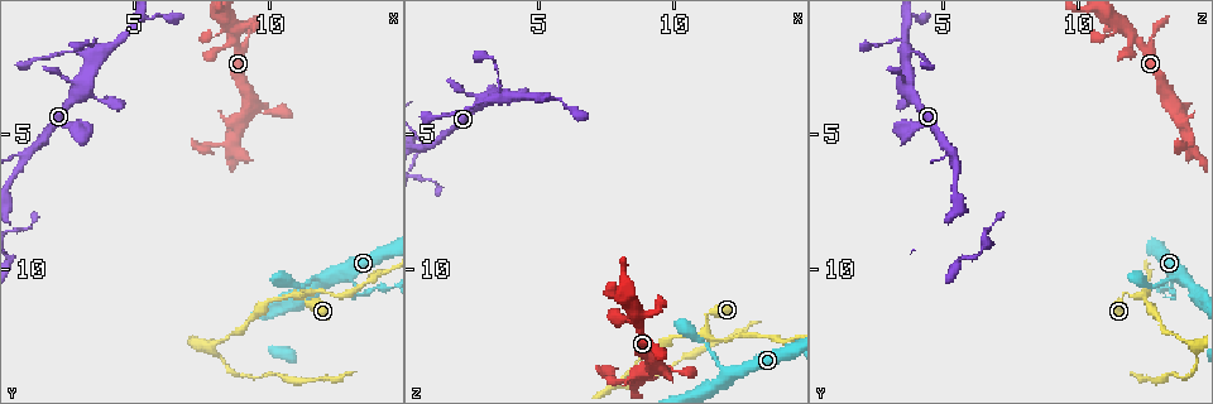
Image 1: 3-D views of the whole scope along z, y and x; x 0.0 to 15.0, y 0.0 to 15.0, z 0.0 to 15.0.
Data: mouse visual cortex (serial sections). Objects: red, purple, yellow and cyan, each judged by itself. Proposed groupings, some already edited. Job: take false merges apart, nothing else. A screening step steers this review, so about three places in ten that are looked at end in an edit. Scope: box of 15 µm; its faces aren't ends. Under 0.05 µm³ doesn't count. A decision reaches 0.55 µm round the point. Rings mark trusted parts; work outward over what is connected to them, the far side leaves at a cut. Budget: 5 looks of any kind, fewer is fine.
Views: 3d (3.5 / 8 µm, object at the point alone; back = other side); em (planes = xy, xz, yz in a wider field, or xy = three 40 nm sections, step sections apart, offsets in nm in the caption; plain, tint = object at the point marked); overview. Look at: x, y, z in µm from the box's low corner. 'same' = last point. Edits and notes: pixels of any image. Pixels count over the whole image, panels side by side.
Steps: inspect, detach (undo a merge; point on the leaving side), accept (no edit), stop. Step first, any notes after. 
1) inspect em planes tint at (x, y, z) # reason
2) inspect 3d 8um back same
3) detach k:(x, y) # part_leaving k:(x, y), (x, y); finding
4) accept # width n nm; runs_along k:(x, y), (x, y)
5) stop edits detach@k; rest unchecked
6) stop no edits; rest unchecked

inspect 3d 3.5um at (11.1, 11.0, 12.4) # sudden change in width

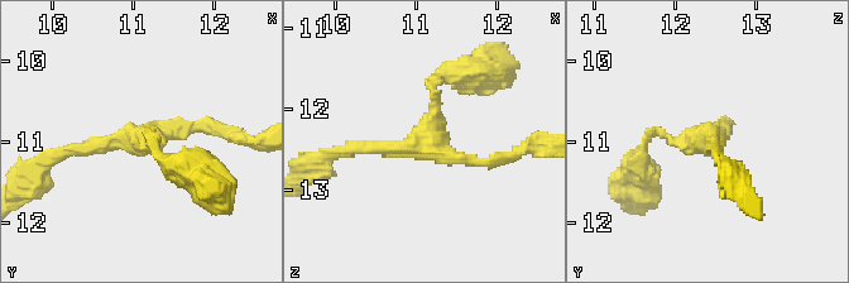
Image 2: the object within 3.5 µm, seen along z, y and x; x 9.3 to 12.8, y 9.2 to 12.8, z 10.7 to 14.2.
inspect em xy step 5 tint at (11.15, 11.00, 12.35) # need the tissue

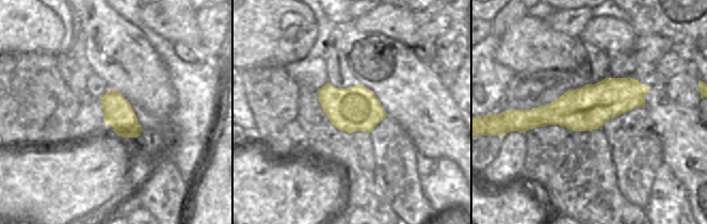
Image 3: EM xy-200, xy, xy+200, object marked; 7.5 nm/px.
accept # arm_widths 100, 150, 150 nm; runs_along 3:(646, 89), (581, 110), (525, 113); one cell here

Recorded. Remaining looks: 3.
inspect 3d 8um at (13.4, 10.9, 13.5) # abrupt turn

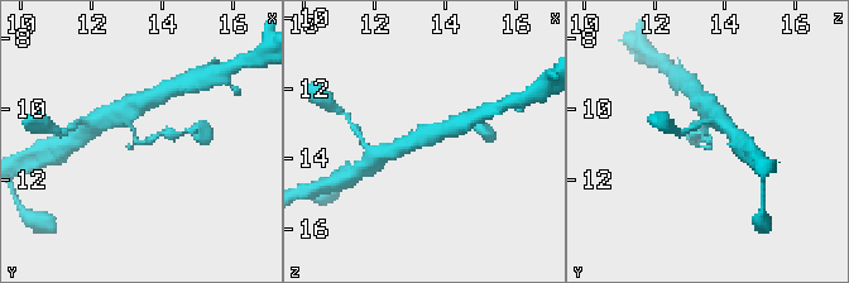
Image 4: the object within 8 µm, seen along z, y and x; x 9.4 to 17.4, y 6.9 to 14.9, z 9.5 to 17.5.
inspect em xy step 2 tint at (13.3, 10.9, 13.6)

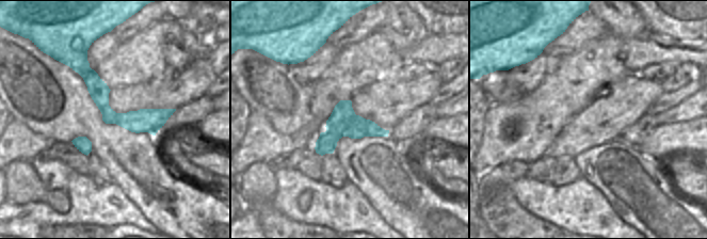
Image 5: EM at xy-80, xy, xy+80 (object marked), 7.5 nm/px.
detach 4:(694, 135) # part_leaving 4:(140, 142), (163, 133), (187, 132); a second cell is stuck on

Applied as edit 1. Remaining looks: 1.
stop edits detach@4; rest unchecked

